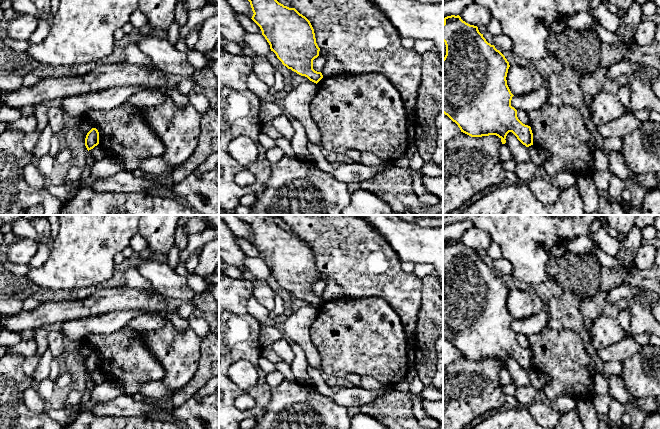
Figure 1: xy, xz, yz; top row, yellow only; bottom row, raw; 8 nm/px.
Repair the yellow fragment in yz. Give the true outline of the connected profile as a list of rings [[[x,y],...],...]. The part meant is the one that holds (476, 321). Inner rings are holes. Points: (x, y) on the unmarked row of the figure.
[[[459,239],[447,240],[443,244],[443,265],[446,269],[446,279],[443,282],[443,337],[458,349],[461,356],[471,361],[496,359],[505,368],[507,358],[512,356],[526,371],[533,369],[531,351],[518,343],[517,334],[511,330],[514,319],[507,309],[510,289],[505,280],[486,265],[477,250],[466,247]]]

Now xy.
[[[92,352],[86,359],[85,370],[89,375],[98,368],[99,368],[99,356],[96,352]]]

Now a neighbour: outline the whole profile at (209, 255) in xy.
[[[219,237],[204,245],[198,256],[199,262],[195,274],[203,278],[213,274],[219,265]]]

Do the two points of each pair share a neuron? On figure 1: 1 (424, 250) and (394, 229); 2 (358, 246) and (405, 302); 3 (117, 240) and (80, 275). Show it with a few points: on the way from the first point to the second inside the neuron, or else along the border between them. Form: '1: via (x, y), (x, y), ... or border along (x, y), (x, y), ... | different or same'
1: via (417, 244), (412, 243), (401, 234) | same
2: via (367, 260), (395, 288) | same
3: via (108, 248), (89, 266) | same

